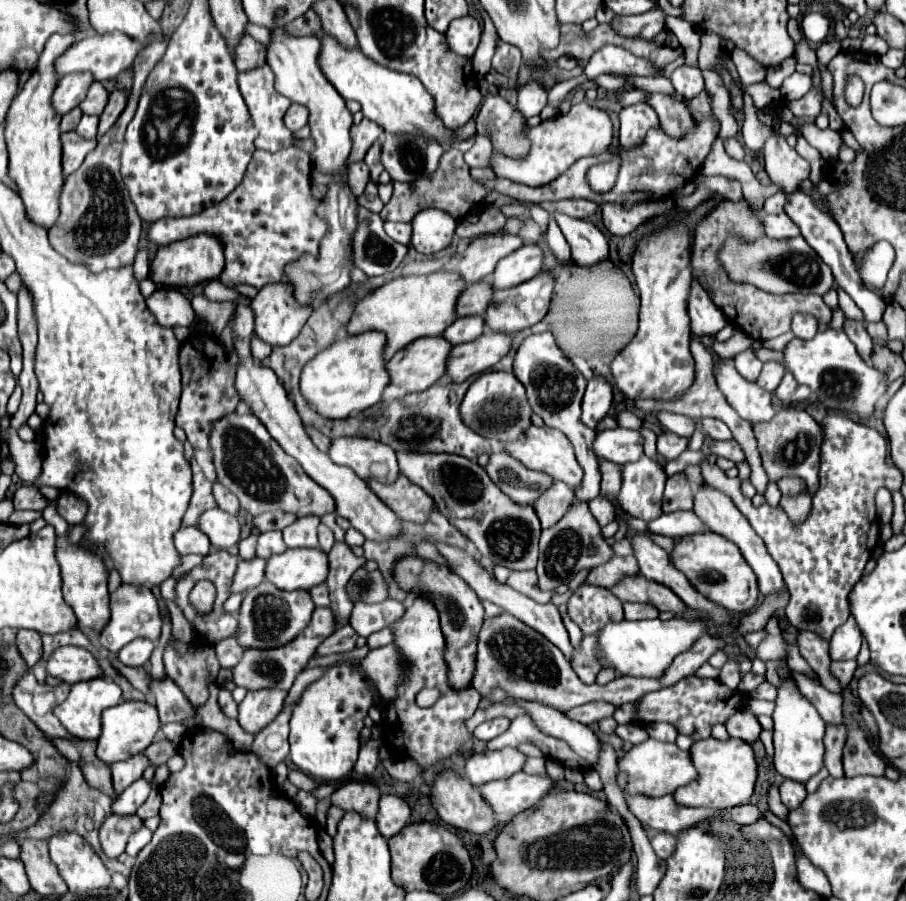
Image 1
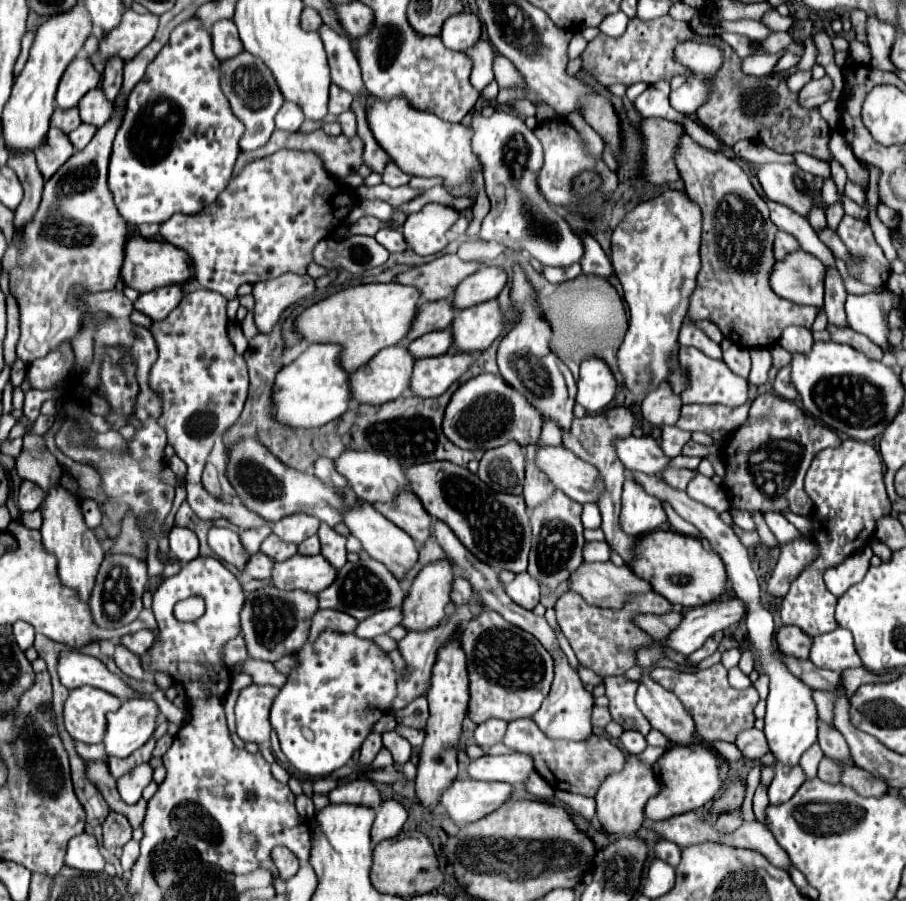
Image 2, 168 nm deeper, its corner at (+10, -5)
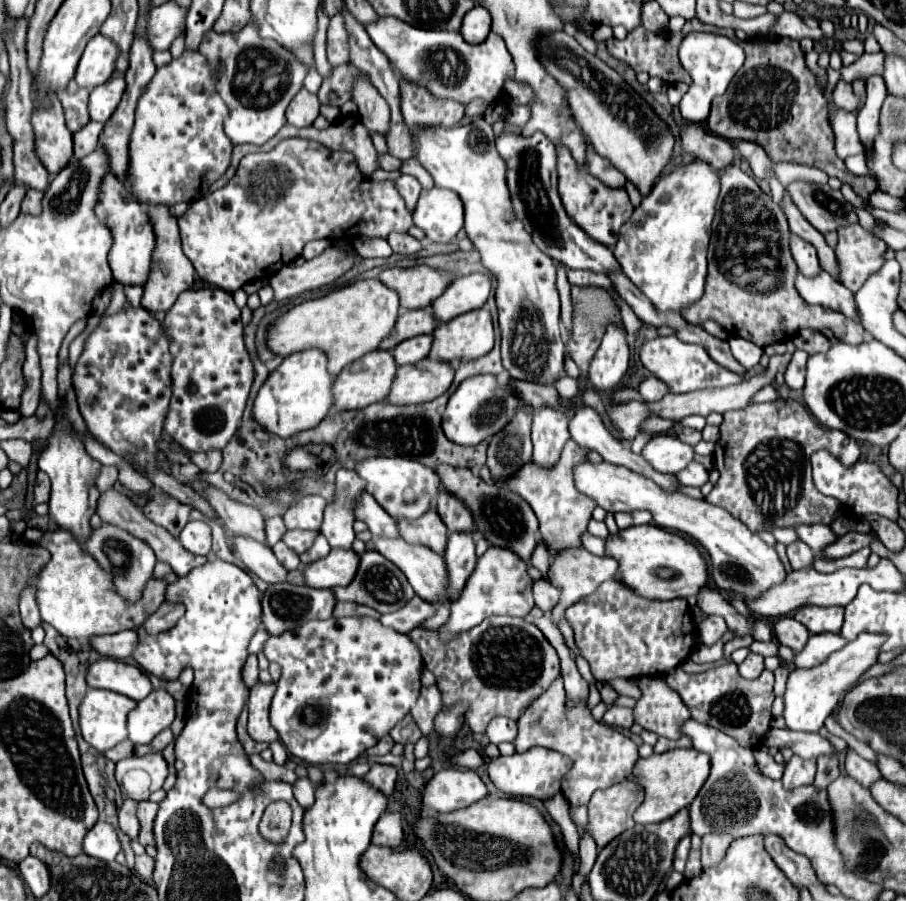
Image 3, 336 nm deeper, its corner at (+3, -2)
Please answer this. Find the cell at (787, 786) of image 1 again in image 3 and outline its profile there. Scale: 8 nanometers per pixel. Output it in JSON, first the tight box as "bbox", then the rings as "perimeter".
{"bbox":[783,756,815,790],"perimeter":[[[793,756],[787,766],[785,766],[785,774],[783,774],[783,786],[787,790],[793,790],[797,786],[807,786],[813,784],[815,778],[815,760],[803,760],[799,756]]]}

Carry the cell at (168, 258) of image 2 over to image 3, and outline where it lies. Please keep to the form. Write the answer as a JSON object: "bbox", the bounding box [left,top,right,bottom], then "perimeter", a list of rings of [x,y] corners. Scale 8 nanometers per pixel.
{"bbox":[95,174,155,286],"perimeter":[[[105,174],[101,180],[97,204],[95,204],[95,216],[111,230],[113,234],[113,246],[109,250],[109,266],[113,272],[113,278],[121,284],[139,284],[143,286],[147,282],[147,274],[151,268],[151,252],[155,248],[155,236],[149,224],[147,214],[139,206],[139,202],[131,196],[129,188],[117,180],[113,174]]]}

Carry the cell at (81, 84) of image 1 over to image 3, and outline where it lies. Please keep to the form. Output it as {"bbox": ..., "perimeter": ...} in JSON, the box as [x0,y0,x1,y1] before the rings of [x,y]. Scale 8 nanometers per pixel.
{"bbox":[75,34,121,90],"perimeter":[[[103,34],[91,38],[77,66],[77,74],[75,74],[77,84],[93,90],[95,86],[107,82],[115,70],[115,60],[119,54],[121,52],[115,46],[115,42],[105,38]]]}

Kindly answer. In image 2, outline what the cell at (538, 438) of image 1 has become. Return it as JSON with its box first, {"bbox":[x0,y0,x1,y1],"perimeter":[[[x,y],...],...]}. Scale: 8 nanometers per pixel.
{"bbox":[536,443,600,503],"perimeter":[[[540,443],[536,449],[536,467],[546,473],[552,485],[564,491],[578,503],[594,503],[600,493],[600,481],[596,481],[596,469],[586,461],[580,461],[564,445],[552,447]]]}

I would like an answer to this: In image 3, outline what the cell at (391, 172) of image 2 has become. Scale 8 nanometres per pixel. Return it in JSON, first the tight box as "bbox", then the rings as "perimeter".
{"bbox":[395,174,421,212],"perimeter":[[[405,174],[395,184],[397,184],[397,190],[403,196],[407,208],[413,212],[415,210],[415,204],[417,204],[417,198],[419,198],[419,192],[421,192],[421,184],[417,182],[417,178],[405,176]]]}

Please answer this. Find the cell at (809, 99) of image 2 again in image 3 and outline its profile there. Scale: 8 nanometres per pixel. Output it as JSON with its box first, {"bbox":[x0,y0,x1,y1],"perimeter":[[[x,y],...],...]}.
{"bbox":[841,52,885,82],"perimeter":[[[877,52],[877,54],[863,54],[857,58],[857,62],[853,62],[851,66],[843,66],[841,68],[841,76],[847,80],[847,82],[853,82],[853,80],[867,80],[869,76],[873,74],[883,74],[883,68],[885,68],[885,54],[883,52]]]}

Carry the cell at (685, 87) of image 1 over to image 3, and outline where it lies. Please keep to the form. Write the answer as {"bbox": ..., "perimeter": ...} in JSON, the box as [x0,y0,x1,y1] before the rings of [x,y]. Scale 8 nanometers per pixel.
{"bbox":[678,32,745,124],"perimeter":[[[699,32],[699,34],[689,34],[683,44],[679,47],[678,57],[682,66],[689,72],[689,76],[693,78],[693,84],[689,86],[687,94],[683,96],[683,100],[679,102],[679,110],[683,120],[687,122],[695,122],[701,124],[707,120],[709,116],[709,108],[711,108],[711,100],[719,94],[723,94],[731,82],[731,78],[737,74],[737,70],[743,66],[745,60],[745,52],[743,48],[729,40],[727,36],[721,34],[709,34],[709,32]]]}

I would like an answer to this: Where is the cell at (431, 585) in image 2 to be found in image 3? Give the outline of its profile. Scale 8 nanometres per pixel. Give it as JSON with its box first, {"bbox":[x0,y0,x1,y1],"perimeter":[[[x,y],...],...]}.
{"bbox":[445,532,477,596],"perimeter":[[[451,532],[445,550],[445,562],[447,562],[447,576],[449,576],[447,590],[449,594],[457,596],[477,564],[473,532]]]}

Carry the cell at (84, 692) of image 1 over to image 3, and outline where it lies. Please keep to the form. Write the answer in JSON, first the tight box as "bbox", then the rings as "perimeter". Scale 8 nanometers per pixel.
{"bbox":[79,690,137,752],"perimeter":[[[89,690],[79,708],[83,738],[105,752],[127,740],[127,714],[137,706],[135,700],[111,690]]]}

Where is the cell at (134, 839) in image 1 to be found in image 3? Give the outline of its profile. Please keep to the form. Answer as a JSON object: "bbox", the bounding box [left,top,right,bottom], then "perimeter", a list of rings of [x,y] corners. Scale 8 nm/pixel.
{"bbox":[135,854,155,882],"perimeter":[[[147,854],[137,856],[137,860],[135,860],[135,872],[137,872],[145,882],[151,882],[151,878],[153,878],[153,868],[155,868],[153,858],[149,858]]]}

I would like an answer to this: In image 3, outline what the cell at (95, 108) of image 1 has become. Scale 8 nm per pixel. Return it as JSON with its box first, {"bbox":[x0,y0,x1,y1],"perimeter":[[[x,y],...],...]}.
{"bbox":[89,76,125,124],"perimeter":[[[115,76],[111,80],[107,80],[105,84],[97,86],[91,90],[91,98],[89,98],[89,110],[91,110],[91,120],[105,124],[111,114],[115,112],[115,108],[121,102],[121,96],[125,92],[125,78],[123,76]]]}

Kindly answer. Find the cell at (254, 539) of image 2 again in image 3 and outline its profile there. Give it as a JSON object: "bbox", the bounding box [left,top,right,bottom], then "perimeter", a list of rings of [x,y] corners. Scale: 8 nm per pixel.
{"bbox":[265,516,285,546],"perimeter":[[[277,516],[277,518],[269,518],[269,520],[265,520],[265,534],[267,534],[267,542],[271,544],[271,546],[275,546],[281,538],[283,538],[283,534],[285,534],[285,524],[283,524],[283,520]]]}

